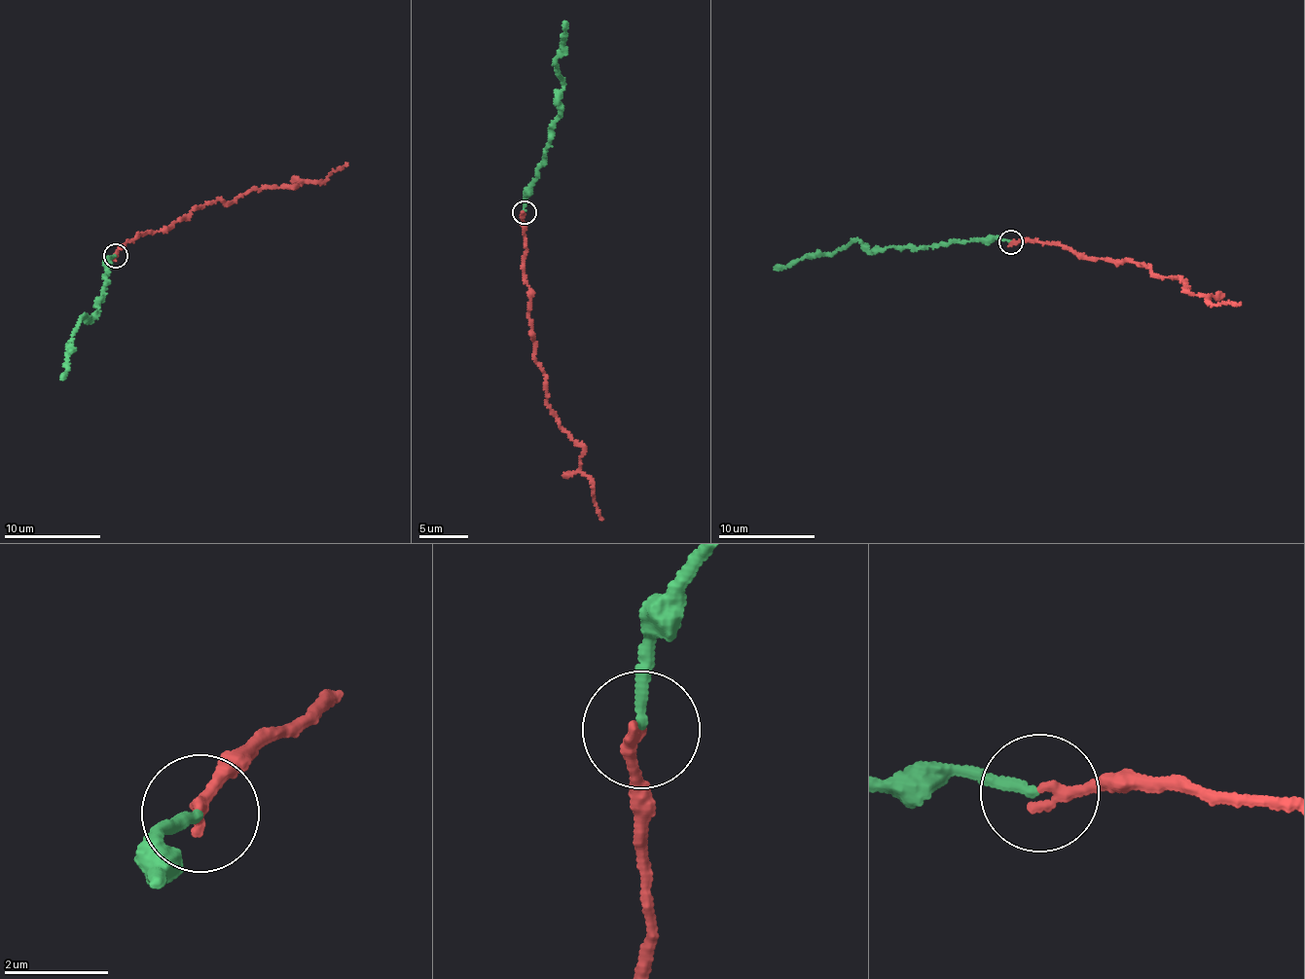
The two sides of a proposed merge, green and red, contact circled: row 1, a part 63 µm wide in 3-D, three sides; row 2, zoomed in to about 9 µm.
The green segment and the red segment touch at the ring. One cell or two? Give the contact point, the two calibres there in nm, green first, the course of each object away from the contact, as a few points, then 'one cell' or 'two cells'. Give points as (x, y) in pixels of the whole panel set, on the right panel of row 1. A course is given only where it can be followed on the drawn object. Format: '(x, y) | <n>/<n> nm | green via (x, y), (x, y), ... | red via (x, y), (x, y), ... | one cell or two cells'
(1010, 241) | 190/220 nm | green via (1011, 241), (993, 237), (920, 248), (907, 246), (869, 251), (854, 238), (834, 252), (807, 254), (774, 270) | red via (1011, 241), (1141, 263), (1152, 273), (1178, 278), (1187, 292), (1212, 304), (1239, 303) | two cells

